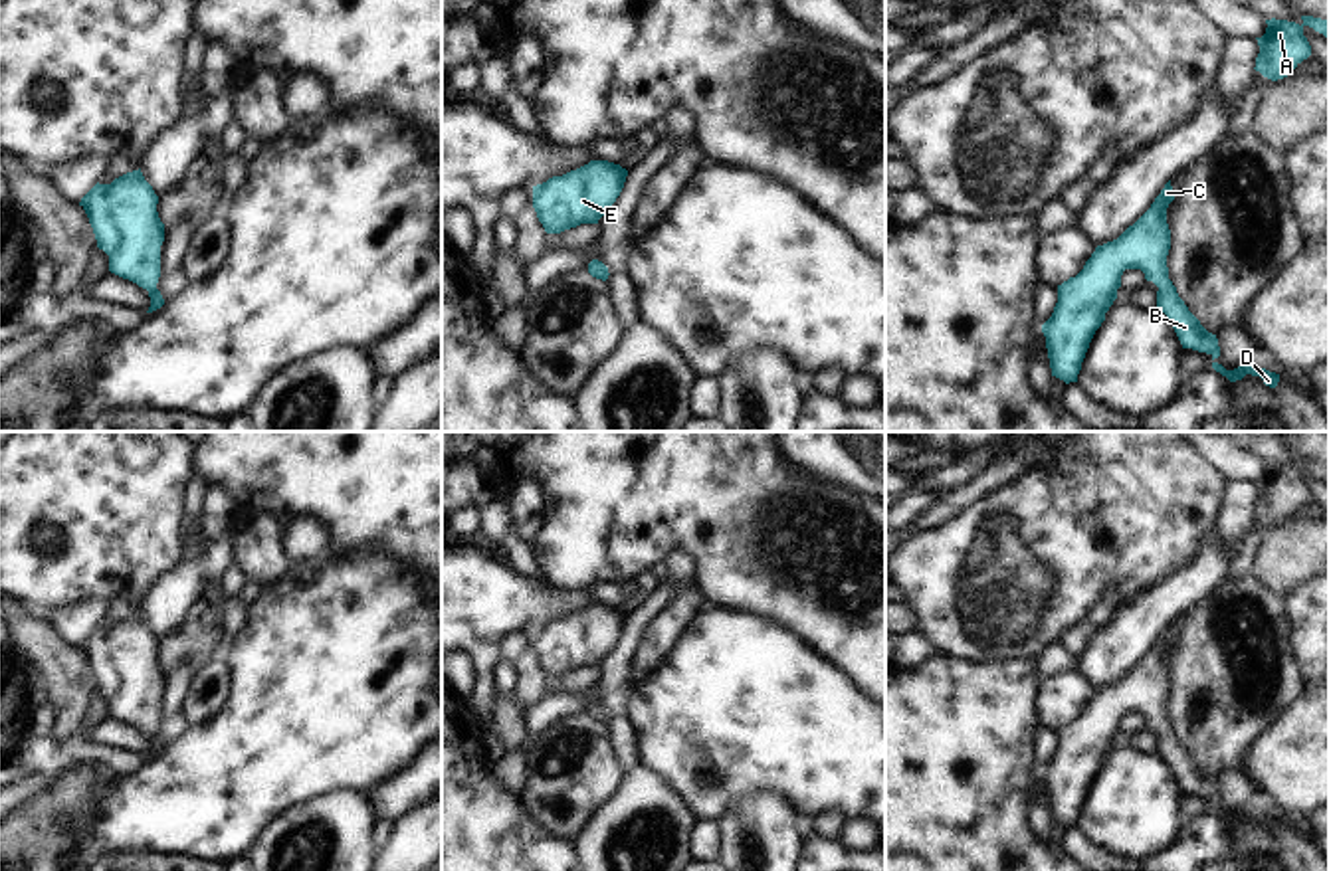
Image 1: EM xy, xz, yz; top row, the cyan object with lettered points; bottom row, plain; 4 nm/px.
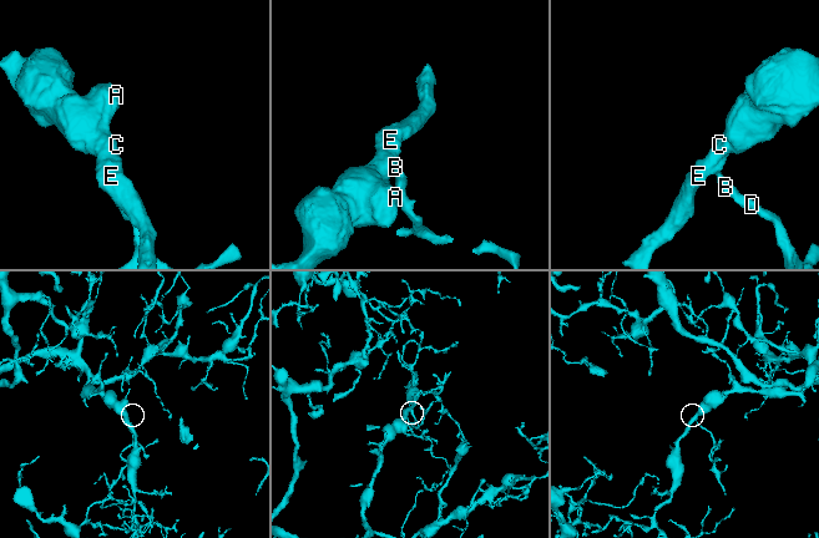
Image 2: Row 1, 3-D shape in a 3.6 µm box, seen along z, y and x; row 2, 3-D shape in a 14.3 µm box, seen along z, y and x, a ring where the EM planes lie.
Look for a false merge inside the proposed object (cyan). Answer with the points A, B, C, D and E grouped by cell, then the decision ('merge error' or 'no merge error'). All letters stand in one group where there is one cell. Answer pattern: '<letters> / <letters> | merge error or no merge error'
A B C D E | no merge error

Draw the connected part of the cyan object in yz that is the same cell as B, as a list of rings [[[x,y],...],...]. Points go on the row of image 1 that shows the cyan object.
[[[1169,180],[1151,208],[1133,226],[1117,240],[1097,245],[1083,269],[1058,285],[1058,303],[1052,317],[1042,325],[1052,376],[1066,384],[1077,382],[1089,342],[1117,299],[1123,271],[1141,269],[1145,279],[1159,287],[1157,309],[1167,315],[1182,348],[1210,354],[1214,360],[1212,368],[1230,382],[1252,374],[1260,376],[1266,386],[1276,388],[1279,382],[1276,372],[1254,364],[1226,370],[1216,362],[1220,356],[1216,335],[1208,333],[1188,311],[1169,279],[1171,230],[1167,208],[1173,200],[1175,192]]]

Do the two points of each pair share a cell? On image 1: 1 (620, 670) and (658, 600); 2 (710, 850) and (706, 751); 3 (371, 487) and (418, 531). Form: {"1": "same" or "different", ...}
{"1": "same", "2": "different", "3": "same"}

